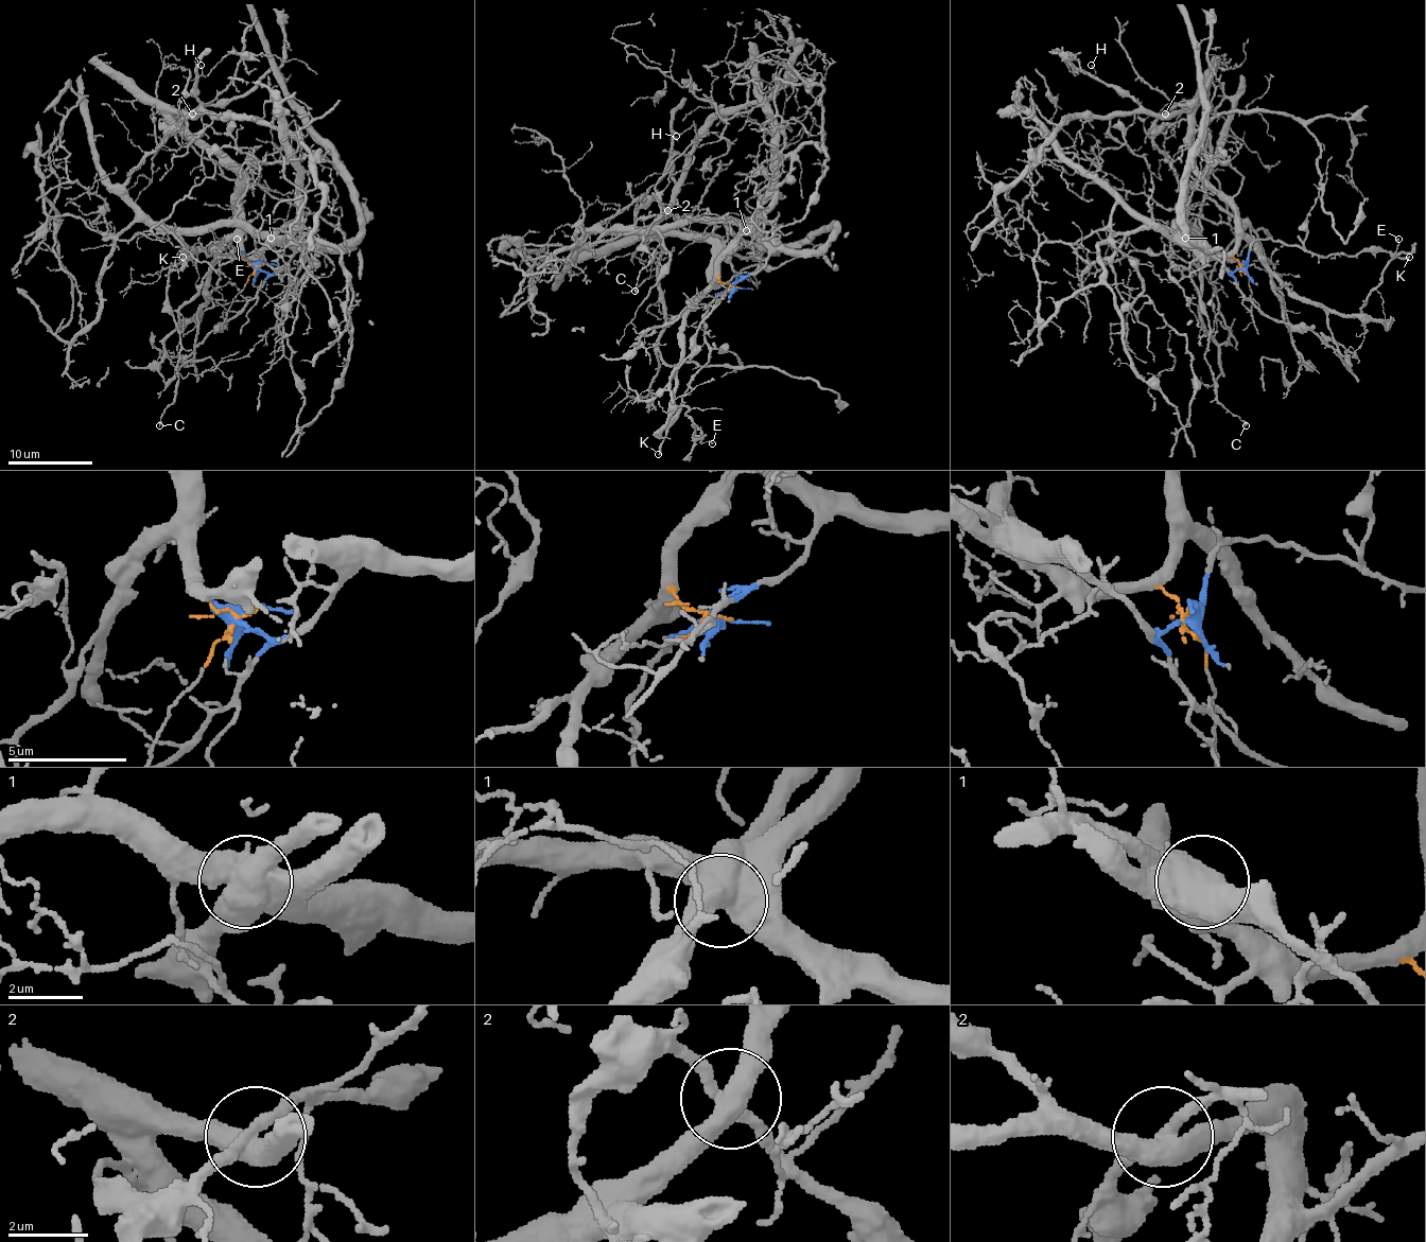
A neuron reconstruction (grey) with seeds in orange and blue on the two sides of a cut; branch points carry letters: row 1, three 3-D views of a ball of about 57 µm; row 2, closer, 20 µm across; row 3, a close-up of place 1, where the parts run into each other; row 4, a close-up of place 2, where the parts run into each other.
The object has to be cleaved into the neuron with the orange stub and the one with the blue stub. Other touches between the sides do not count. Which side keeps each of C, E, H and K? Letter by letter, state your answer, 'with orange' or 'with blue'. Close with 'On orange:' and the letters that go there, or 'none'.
C: with blue
E: with orange
H: with orange
K: with blue
On orange: E, H

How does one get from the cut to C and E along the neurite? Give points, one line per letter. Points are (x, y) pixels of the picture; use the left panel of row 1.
C: (257, 266), (280, 270), (293, 256), (240, 226), (161, 224), (185, 260), (170, 273), (180, 360), (159, 426)
E: (259, 266), (248, 262), (244, 249), (231, 239), (214, 264), (200, 315), (212, 304), (225, 245), (238, 239)

